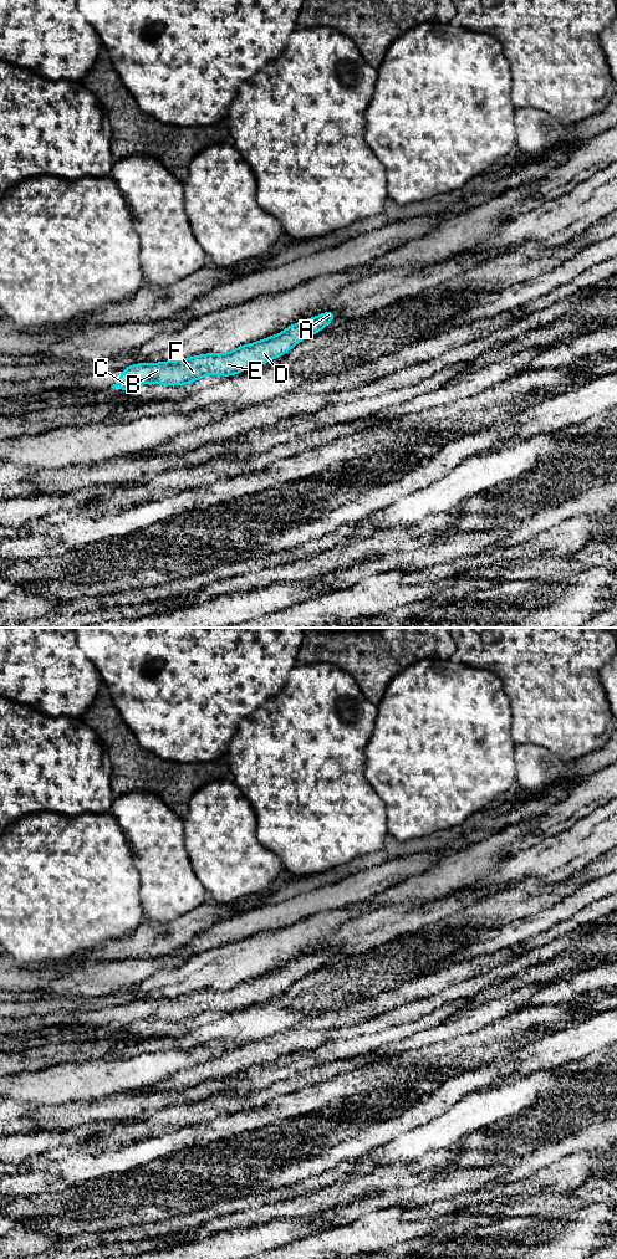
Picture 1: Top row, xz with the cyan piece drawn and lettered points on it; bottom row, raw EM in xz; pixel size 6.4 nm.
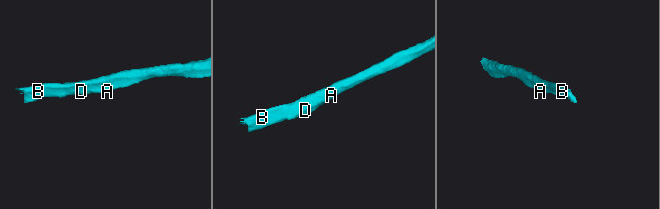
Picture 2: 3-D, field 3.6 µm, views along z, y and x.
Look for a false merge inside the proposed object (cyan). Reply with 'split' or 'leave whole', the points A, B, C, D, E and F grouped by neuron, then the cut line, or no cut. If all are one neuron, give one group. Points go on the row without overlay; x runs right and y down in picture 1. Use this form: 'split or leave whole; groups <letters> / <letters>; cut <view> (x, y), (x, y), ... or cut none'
leave whole; groups A B C D E F; cut none

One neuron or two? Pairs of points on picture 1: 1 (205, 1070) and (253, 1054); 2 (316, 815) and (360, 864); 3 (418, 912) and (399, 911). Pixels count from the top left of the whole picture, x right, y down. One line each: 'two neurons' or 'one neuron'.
1: one neuron
2: two neurons
3: one neuron

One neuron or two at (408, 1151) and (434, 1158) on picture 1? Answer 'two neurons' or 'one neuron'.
two neurons

